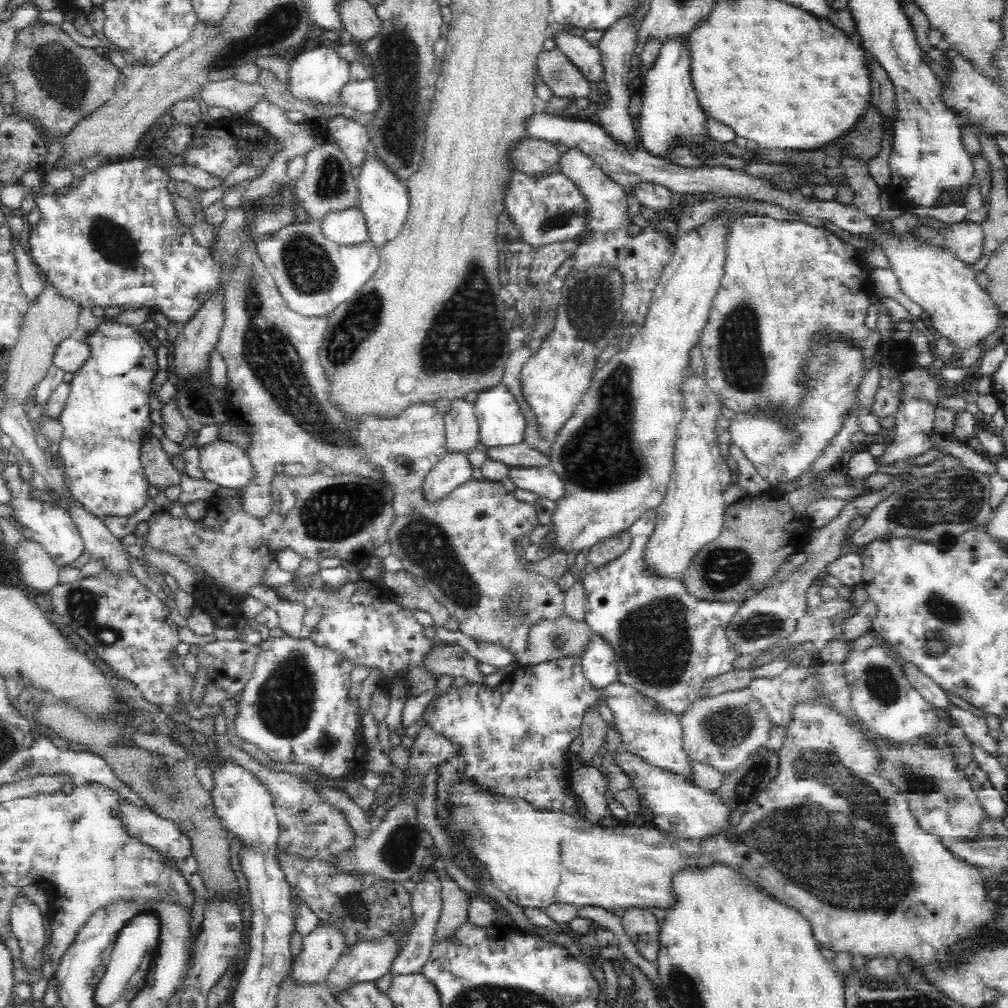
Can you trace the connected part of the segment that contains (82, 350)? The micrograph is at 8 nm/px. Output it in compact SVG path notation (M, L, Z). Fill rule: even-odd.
M72 336L62 340L52 354L52 366L64 373L76 373L84 360L88 358L88 347L80 336Z

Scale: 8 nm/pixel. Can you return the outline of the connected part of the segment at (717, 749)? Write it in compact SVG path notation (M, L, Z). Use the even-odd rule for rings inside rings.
M749 687L694 701L682 715L683 750L688 758L712 765L721 774L733 770L769 741L770 722Z

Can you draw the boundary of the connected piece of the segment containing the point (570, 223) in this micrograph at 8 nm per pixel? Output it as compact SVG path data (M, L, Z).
M520 171L514 173L505 199L505 210L520 226L524 241L534 248L564 240L576 240L583 230L586 201L580 190L559 171L544 175L527 175Z

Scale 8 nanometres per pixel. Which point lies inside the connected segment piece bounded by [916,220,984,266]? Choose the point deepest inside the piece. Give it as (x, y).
(966, 239)

